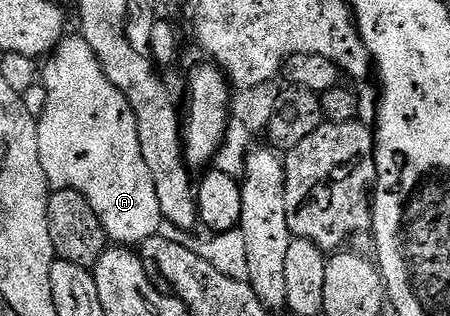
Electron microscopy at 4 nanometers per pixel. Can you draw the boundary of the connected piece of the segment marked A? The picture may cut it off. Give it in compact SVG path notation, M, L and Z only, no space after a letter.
M67 35L45 61L40 82L48 90L44 114L37 117L40 166L44 166L51 189L71 188L82 194L99 215L108 240L115 245L140 246L148 238L159 235L161 228L158 227L164 224L160 198L156 198L152 170L148 170L148 162L144 162L136 114L128 98L124 98L124 94L112 86L108 74L104 74L104 66L92 46L81 35Z

